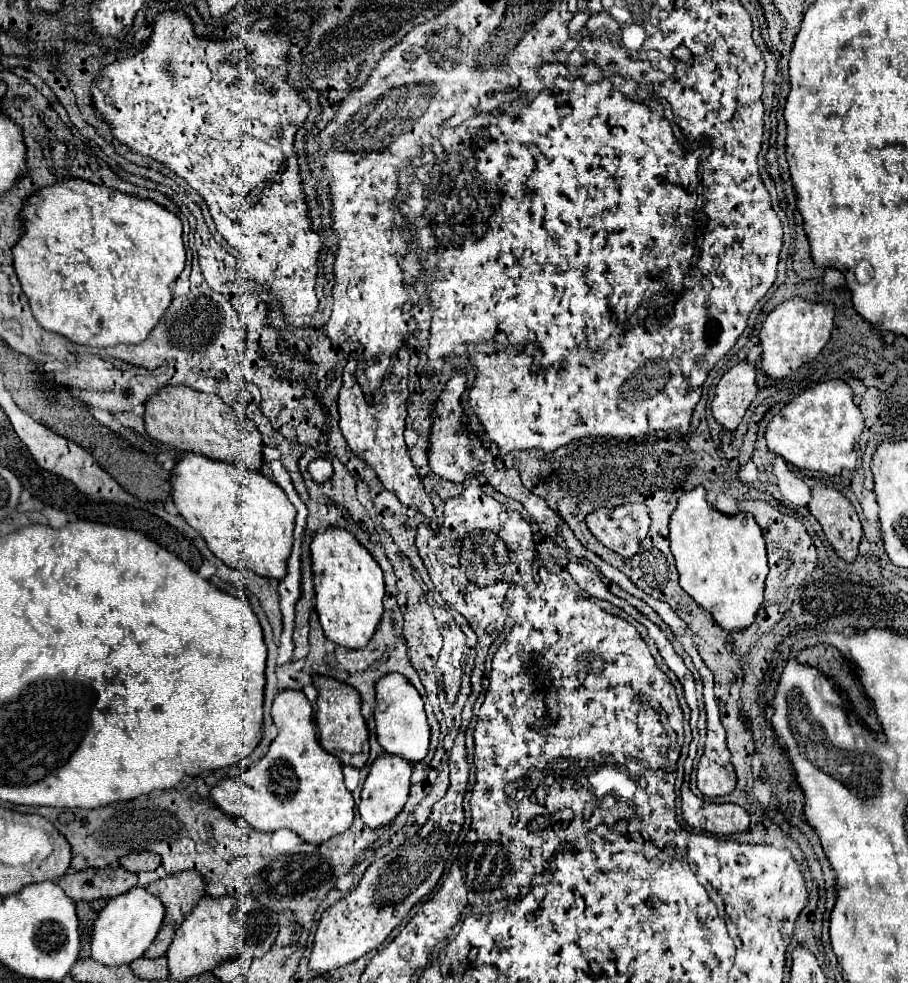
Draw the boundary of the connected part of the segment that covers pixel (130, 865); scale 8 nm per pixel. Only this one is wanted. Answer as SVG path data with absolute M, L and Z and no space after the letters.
M134 852L124 858L120 858L122 868L130 872L142 872L142 870L156 870L160 866L160 856L152 852Z

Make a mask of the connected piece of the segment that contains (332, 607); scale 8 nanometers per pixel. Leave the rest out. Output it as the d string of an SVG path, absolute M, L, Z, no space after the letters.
M328 528L326 532L318 532L310 544L310 550L312 550L312 570L314 570L314 590L316 590L316 612L326 638L330 638L334 644L346 650L364 648L370 642L382 618L384 578L380 566L376 566L376 560L372 560L368 550L364 550L360 542L356 542L354 536L348 534L346 530Z

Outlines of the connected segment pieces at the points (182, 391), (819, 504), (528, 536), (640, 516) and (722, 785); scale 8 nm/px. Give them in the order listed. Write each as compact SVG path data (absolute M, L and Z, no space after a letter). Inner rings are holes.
M166 386L146 402L144 422L146 432L154 440L174 450L202 454L218 462L234 462L234 466L252 472L262 472L264 468L262 436L256 424L250 418L236 414L234 408L224 404L218 396L204 394L188 386Z
M818 484L812 488L812 500L808 504L808 510L820 522L824 536L834 552L842 560L854 562L864 532L858 514L848 498L834 488Z
M470 478L470 484L460 496L444 504L442 526L438 532L423 523L417 528L415 544L436 590L454 610L468 618L470 628L478 634L478 658L470 674L472 694L466 706L472 706L482 692L484 660L488 656L488 648L496 640L496 634L504 630L506 618L512 618L510 606L514 606L514 596L516 606L534 606L534 590L544 590L544 586L558 584L566 584L576 594L580 594L578 584L567 572L570 562L567 552L550 538L542 537L540 542L535 539L530 524L518 512L512 512L494 498L486 496L476 478ZM541 566L545 569L546 584L541 582L538 574ZM466 576L476 576L476 580L502 578L490 588L478 588L469 592L472 582Z
M620 504L616 508L602 508L602 510L594 510L586 516L586 524L590 528L590 532L610 550L614 550L616 554L624 556L624 558L632 558L642 540L648 536L648 530L650 530L650 514L648 514L648 508L644 504Z
M722 758L722 762L728 760L724 766L698 766L698 790L708 796L726 796L736 786L736 772L730 764L730 758Z

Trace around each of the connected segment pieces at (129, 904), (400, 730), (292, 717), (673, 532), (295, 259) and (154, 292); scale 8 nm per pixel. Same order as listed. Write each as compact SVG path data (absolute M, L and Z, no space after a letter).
M132 888L130 892L112 898L104 910L100 910L94 936L92 936L92 958L106 966L130 964L140 958L154 942L164 920L164 904L152 896L146 888Z
M386 674L376 684L376 736L384 752L396 754L406 762L420 762L428 754L430 726L424 714L422 698L416 688L400 674Z
M282 690L272 704L272 720L278 726L278 736L270 744L268 754L252 768L248 768L238 780L224 778L212 788L212 800L222 812L244 818L254 830L276 832L280 828L294 830L304 842L322 844L336 834L346 832L354 820L354 798L344 786L342 766L332 758L316 740L316 730L312 722L312 704L298 690Z
M702 486L684 494L670 518L670 548L680 572L682 590L696 600L724 630L746 630L762 602L768 558L762 532L752 514L726 516L706 502Z
M164 10L162 14L156 16L152 34L148 38L148 44L142 52L126 58L126 60L114 60L108 66L104 66L98 74L98 80L90 84L90 94L92 94L92 106L100 114L100 118L110 126L112 136L120 140L124 146L128 146L132 152L142 154L146 158L152 158L156 162L162 162L168 166L176 176L186 180L208 204L210 216L216 224L216 230L222 234L222 238L234 246L244 264L244 274L248 280L256 282L264 290L270 292L270 296L282 306L280 312L284 314L285 321L297 327L306 327L311 321L316 308L318 308L318 298L316 298L316 278L318 278L318 256L322 250L322 240L320 234L312 230L312 220L308 216L308 204L306 204L306 194L300 190L302 178L298 170L298 158L294 154L294 136L296 132L304 126L310 106L306 98L300 94L300 90L292 88L288 84L288 50L290 50L290 36L288 32L282 30L280 18L258 18L250 28L244 30L242 36L238 38L228 38L228 40L208 40L208 38L198 38L194 34L194 26L190 18L180 12L180 10Z
M68 180L60 182L60 186L52 186L52 190L44 188L36 198L30 198L24 208L24 220L26 220L26 234L24 238L14 246L14 268L18 274L18 280L22 284L24 294L30 300L32 312L36 322L48 330L62 334L74 344L84 344L84 346L116 346L116 344L140 344L148 338L148 334L158 326L160 318L168 310L172 302L172 290L170 284L180 276L180 272L186 266L186 250L184 250L184 240L182 240L182 222L176 214L168 212L166 208L158 206L152 200L138 200L132 198L124 192L118 190L108 190L90 182L80 182L80 180Z

